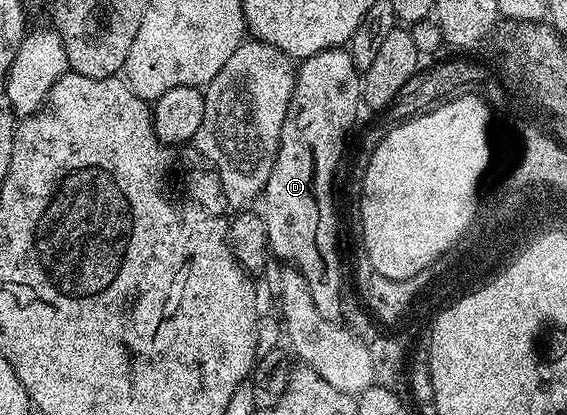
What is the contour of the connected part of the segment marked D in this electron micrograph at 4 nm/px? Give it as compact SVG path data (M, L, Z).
M344 47L328 48L300 61L275 166L263 193L269 251L278 261L298 268L303 278L307 278L311 298L315 298L315 306L325 320L339 320L337 263L334 263L330 211L330 205L335 201L333 175L345 152L345 139L357 120L357 107L360 109L363 104L362 79L362 73L358 72Z

